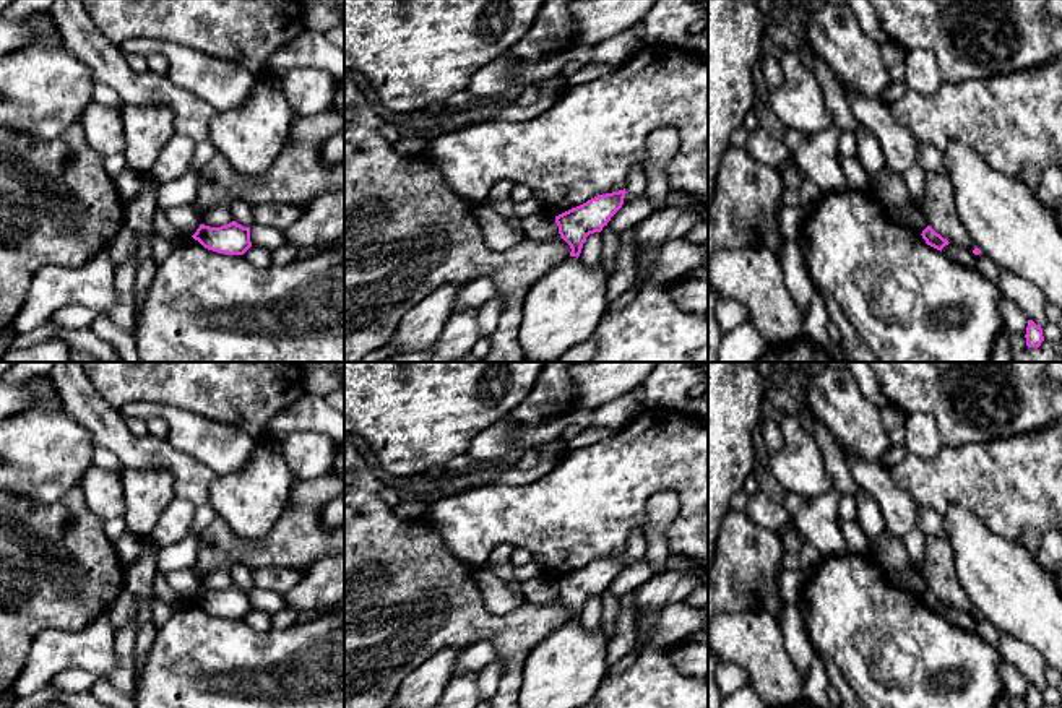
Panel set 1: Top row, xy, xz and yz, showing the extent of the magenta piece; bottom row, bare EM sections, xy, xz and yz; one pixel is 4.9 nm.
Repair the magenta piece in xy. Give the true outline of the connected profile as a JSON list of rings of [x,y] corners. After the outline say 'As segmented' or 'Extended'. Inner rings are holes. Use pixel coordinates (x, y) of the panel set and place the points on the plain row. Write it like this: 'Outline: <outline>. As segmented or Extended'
Outline: [[[235,585],[221,591],[200,588],[192,601],[205,612],[226,619],[244,619],[252,611],[250,591],[244,591]]]. As segmented

